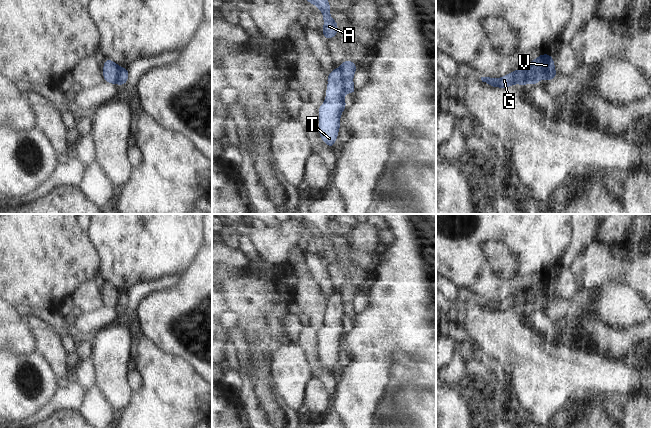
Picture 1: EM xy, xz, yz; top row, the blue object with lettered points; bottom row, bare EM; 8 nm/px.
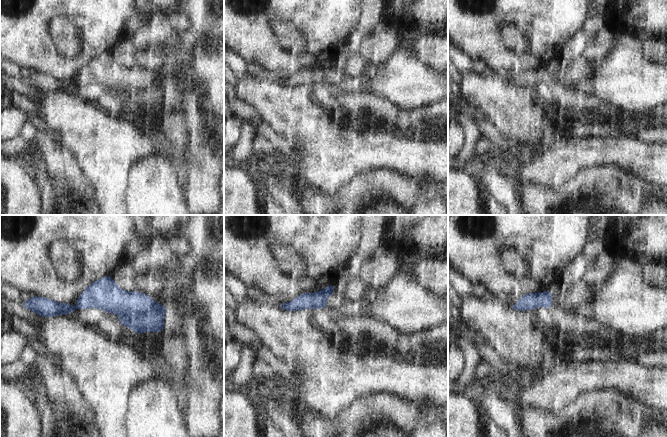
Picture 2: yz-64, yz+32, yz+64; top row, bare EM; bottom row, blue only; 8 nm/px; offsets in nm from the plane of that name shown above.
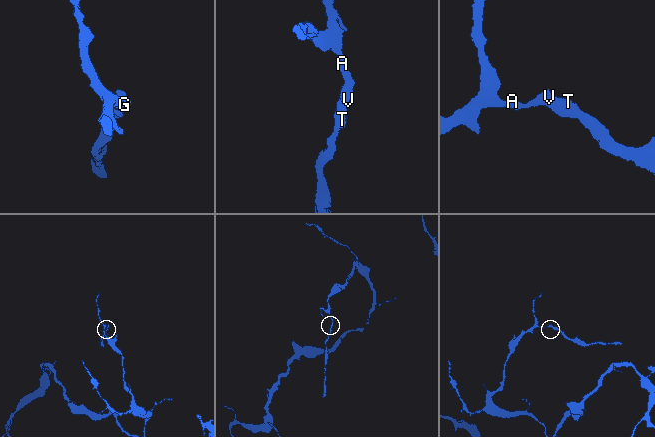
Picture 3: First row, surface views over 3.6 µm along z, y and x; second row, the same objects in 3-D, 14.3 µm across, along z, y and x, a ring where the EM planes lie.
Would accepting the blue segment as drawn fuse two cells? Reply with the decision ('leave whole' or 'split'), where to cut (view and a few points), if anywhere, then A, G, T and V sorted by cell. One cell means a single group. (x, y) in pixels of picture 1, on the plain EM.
split | yz (523, 292), (527, 302), (518, 304), (515, 307) | A G / T V

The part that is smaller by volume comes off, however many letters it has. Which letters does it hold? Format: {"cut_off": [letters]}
{"cut_off": ["T", "V"]}

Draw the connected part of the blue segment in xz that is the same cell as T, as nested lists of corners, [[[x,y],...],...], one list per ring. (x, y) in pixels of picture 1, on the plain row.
[[[334,292],[327,300],[325,326],[318,331],[319,357],[325,368],[333,372],[341,350],[340,340],[346,332],[344,307],[340,293]]]

